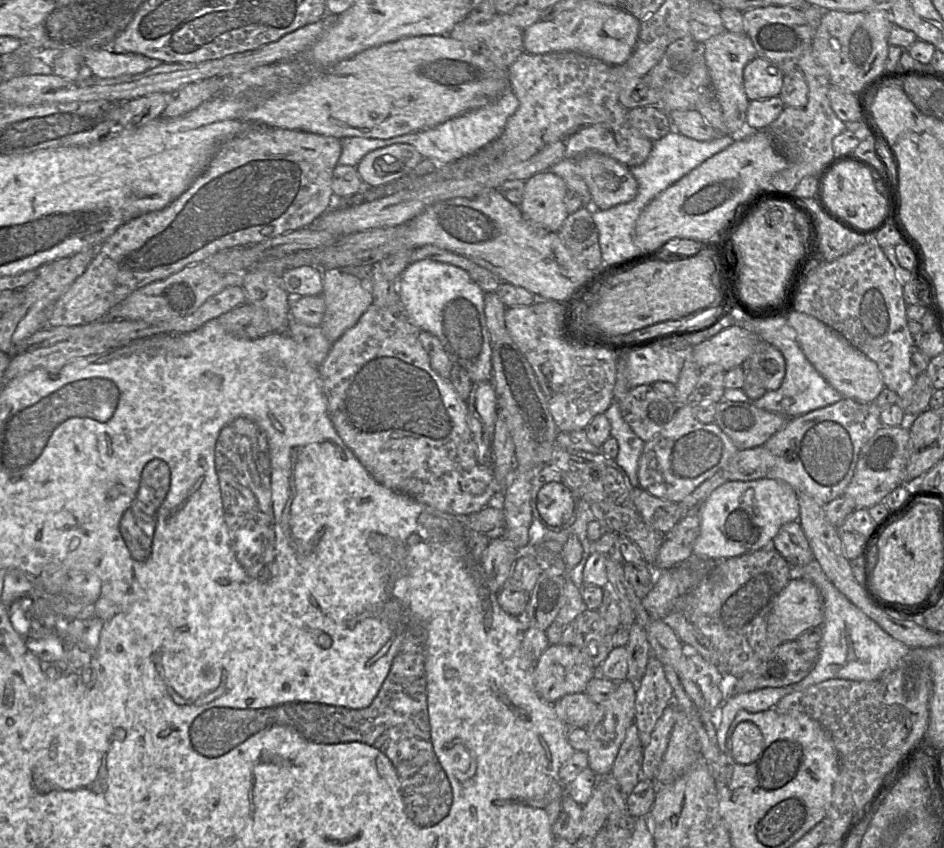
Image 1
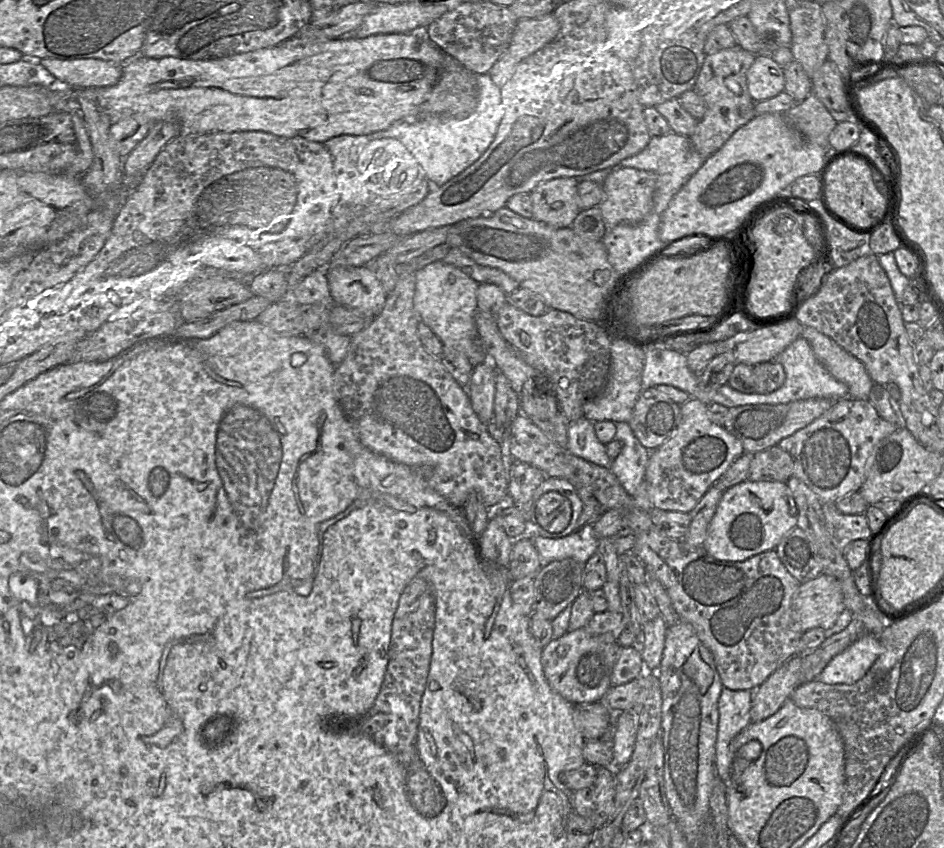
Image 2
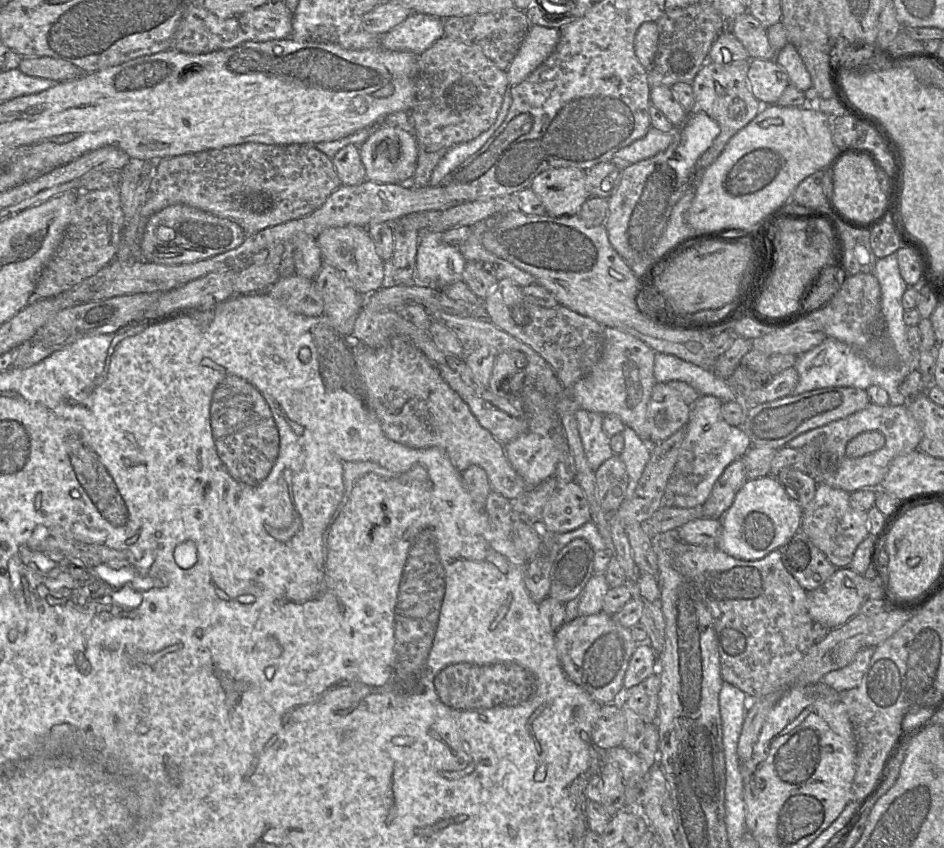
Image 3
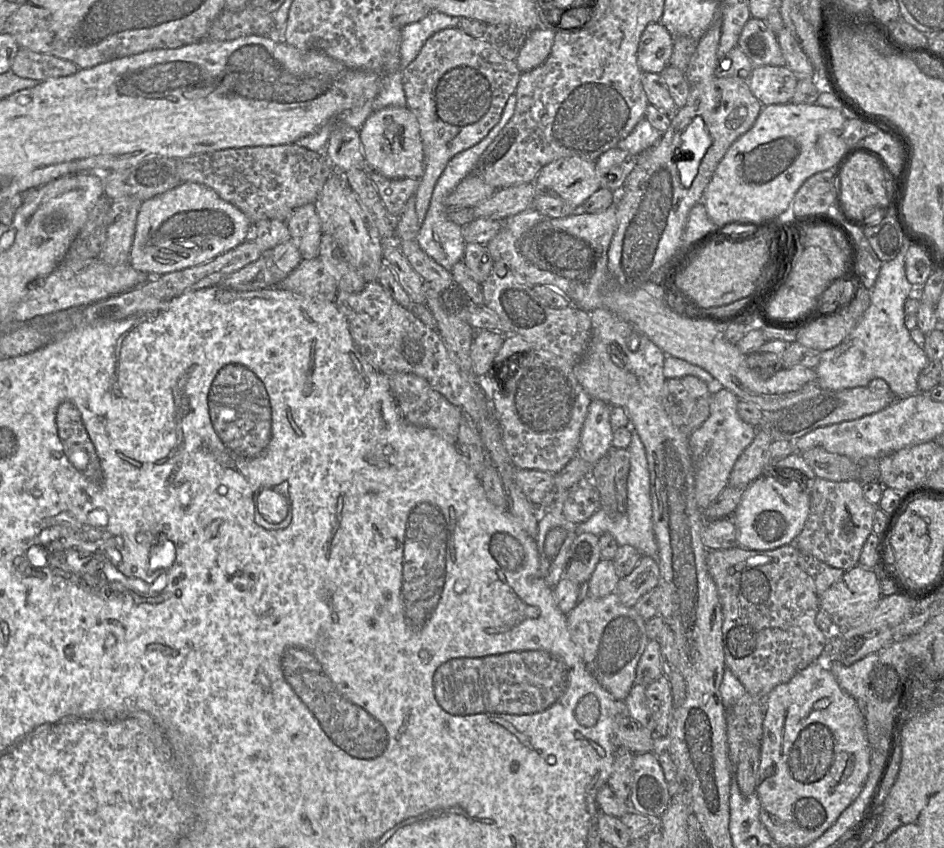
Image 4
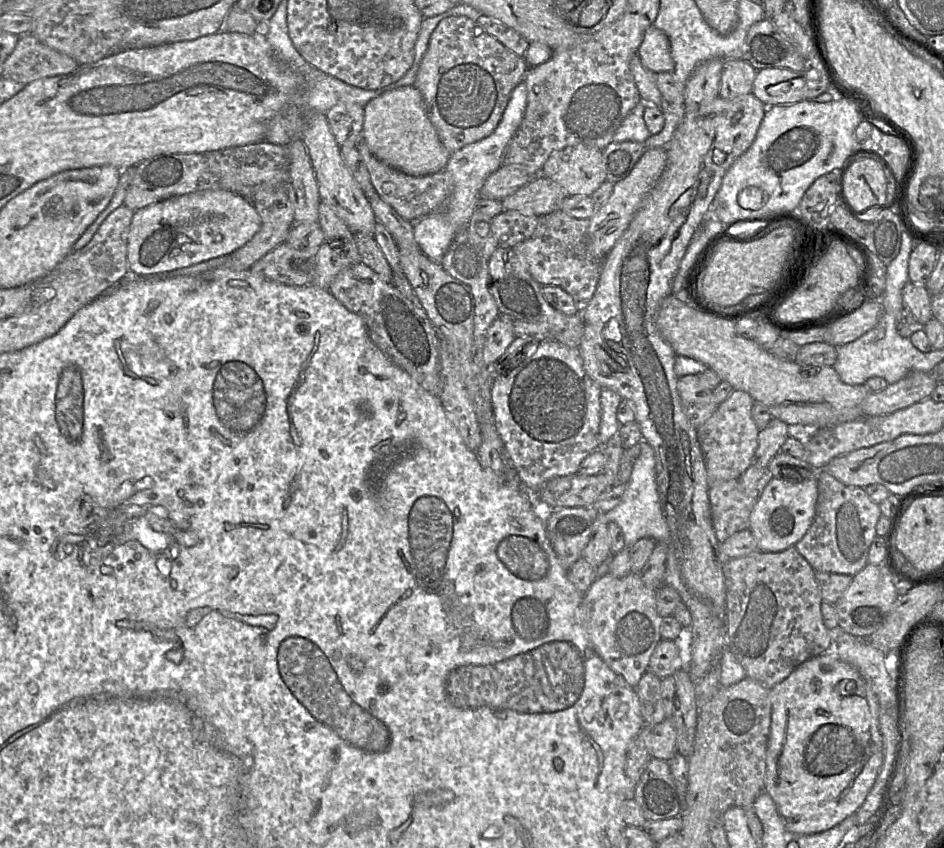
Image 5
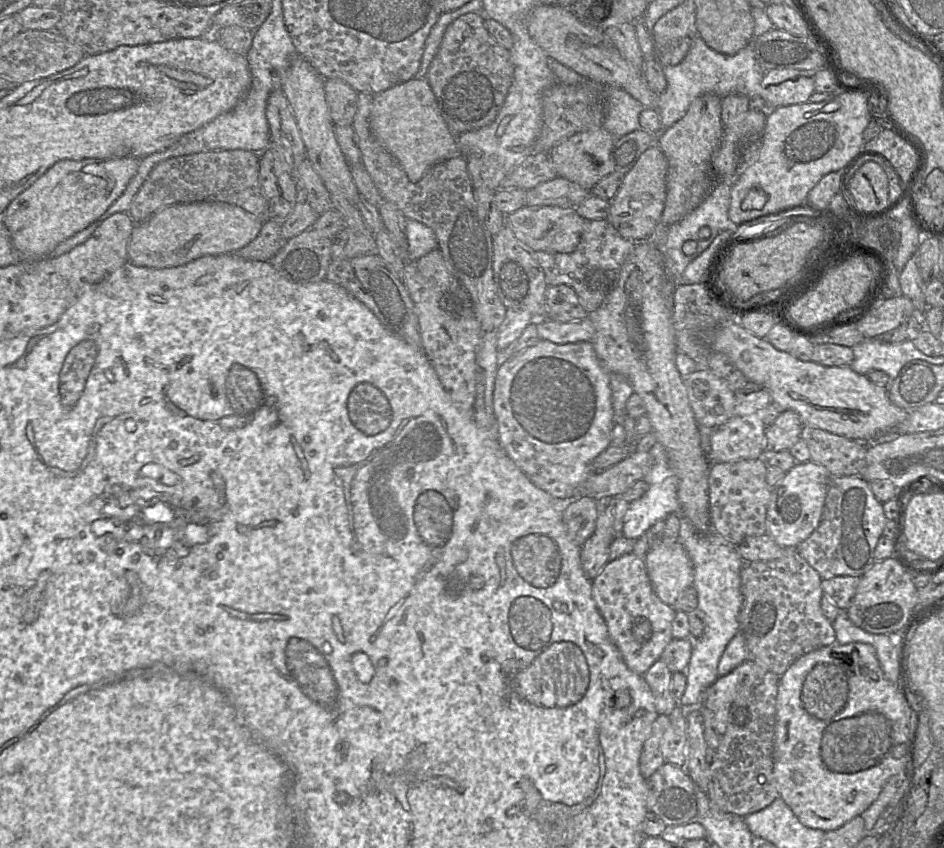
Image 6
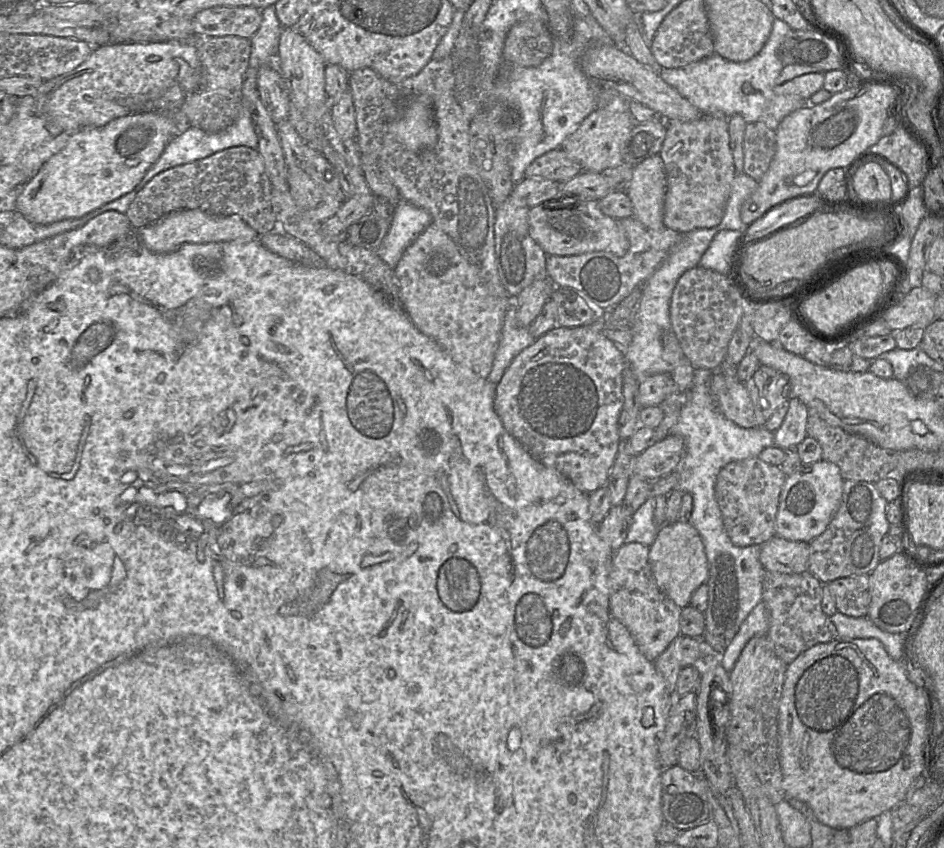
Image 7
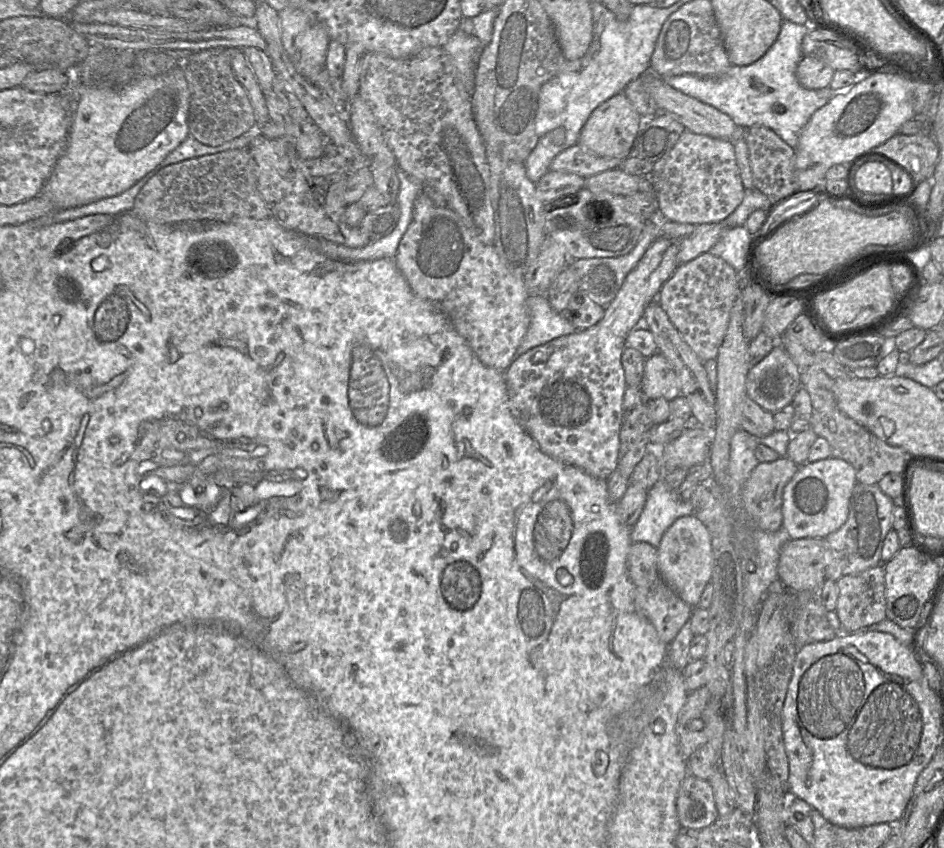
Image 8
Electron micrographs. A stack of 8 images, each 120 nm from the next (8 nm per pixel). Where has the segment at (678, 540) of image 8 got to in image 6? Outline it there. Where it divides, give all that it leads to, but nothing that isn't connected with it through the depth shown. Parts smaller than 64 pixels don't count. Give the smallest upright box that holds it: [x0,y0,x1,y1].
[644,540,694,606]

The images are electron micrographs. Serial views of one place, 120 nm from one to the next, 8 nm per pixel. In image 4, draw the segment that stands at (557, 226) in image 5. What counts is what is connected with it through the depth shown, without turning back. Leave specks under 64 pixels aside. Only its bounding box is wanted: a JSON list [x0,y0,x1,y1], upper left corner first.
[486,209,570,299]

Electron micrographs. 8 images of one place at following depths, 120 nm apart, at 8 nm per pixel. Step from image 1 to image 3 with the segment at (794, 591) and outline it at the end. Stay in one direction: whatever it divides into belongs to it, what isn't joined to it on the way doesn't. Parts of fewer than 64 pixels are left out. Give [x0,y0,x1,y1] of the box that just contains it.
[807,567,867,629]

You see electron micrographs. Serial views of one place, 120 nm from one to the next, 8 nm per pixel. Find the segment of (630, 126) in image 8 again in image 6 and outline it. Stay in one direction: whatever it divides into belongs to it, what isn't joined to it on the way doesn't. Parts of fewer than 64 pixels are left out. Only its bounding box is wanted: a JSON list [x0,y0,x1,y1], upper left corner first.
[550,127,615,190]

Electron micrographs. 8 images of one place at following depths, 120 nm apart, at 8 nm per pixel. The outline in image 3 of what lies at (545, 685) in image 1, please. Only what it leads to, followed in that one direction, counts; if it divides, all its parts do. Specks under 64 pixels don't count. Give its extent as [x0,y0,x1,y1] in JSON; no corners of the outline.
[555,611,637,705]

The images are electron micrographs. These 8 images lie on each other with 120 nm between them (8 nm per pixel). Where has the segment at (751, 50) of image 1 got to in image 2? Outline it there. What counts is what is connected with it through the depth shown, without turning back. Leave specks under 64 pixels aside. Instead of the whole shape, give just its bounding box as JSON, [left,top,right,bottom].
[689,44,756,156]

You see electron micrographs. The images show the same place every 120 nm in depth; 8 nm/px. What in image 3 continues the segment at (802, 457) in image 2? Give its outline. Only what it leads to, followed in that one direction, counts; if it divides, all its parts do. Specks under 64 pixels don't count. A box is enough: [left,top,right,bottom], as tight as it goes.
[786,402,921,493]

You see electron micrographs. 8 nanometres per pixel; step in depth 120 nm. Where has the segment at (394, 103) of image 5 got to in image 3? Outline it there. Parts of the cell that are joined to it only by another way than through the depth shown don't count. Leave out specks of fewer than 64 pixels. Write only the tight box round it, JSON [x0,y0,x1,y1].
[360,126,418,184]

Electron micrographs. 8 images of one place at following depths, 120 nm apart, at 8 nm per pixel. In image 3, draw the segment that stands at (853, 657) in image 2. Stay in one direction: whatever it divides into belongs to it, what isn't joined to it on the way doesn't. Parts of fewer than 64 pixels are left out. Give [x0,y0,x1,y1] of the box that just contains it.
[822,647,875,691]

